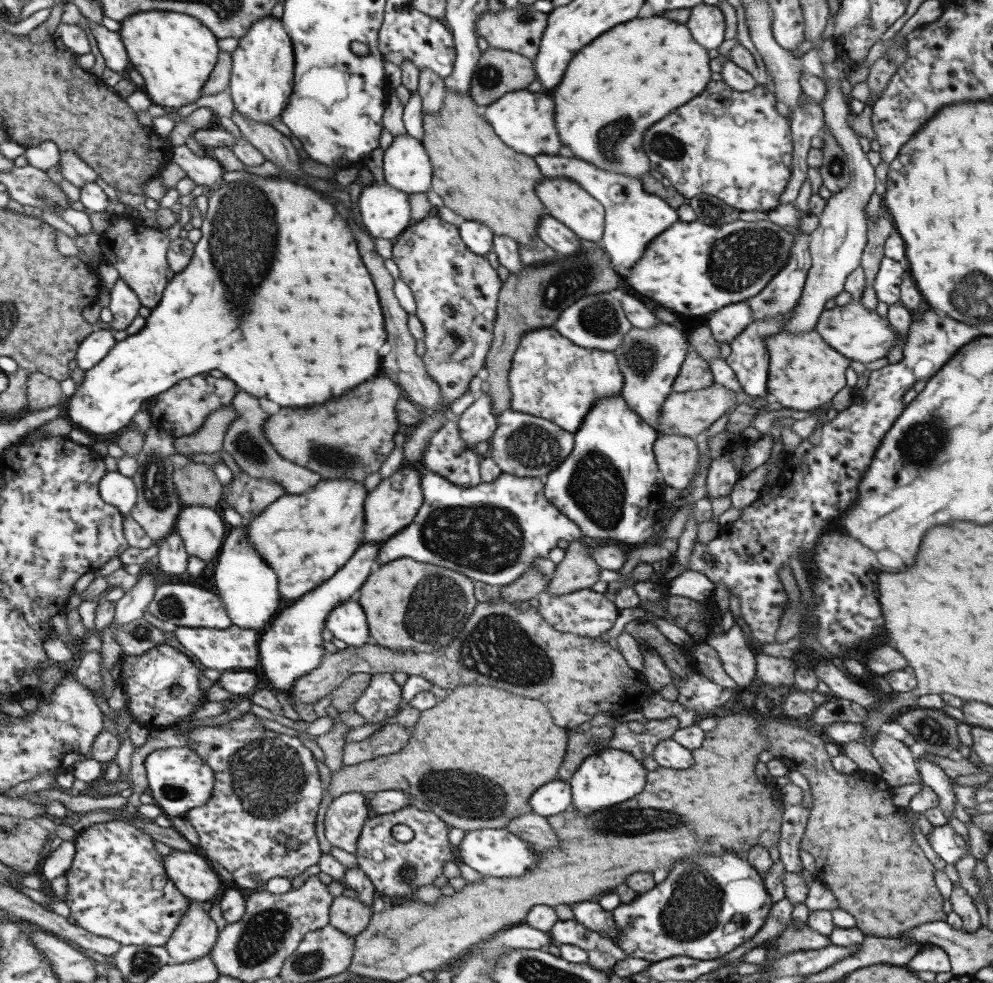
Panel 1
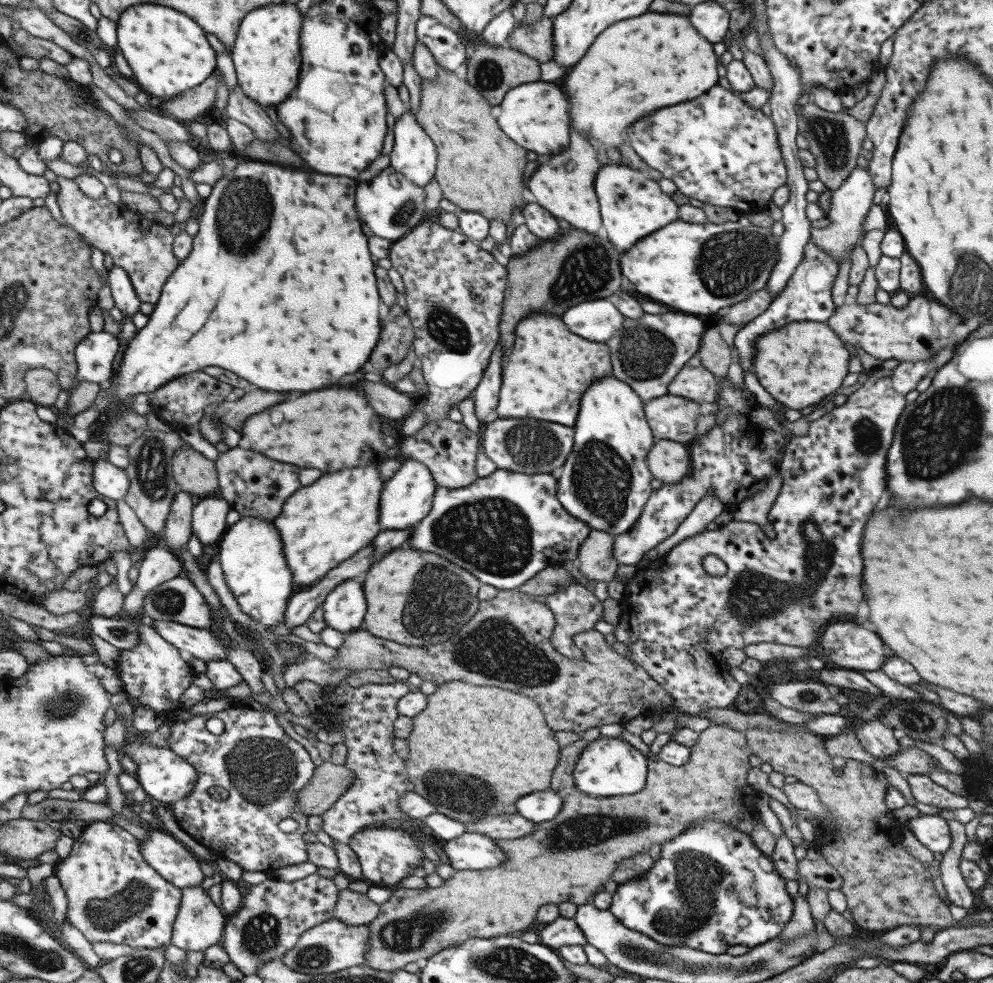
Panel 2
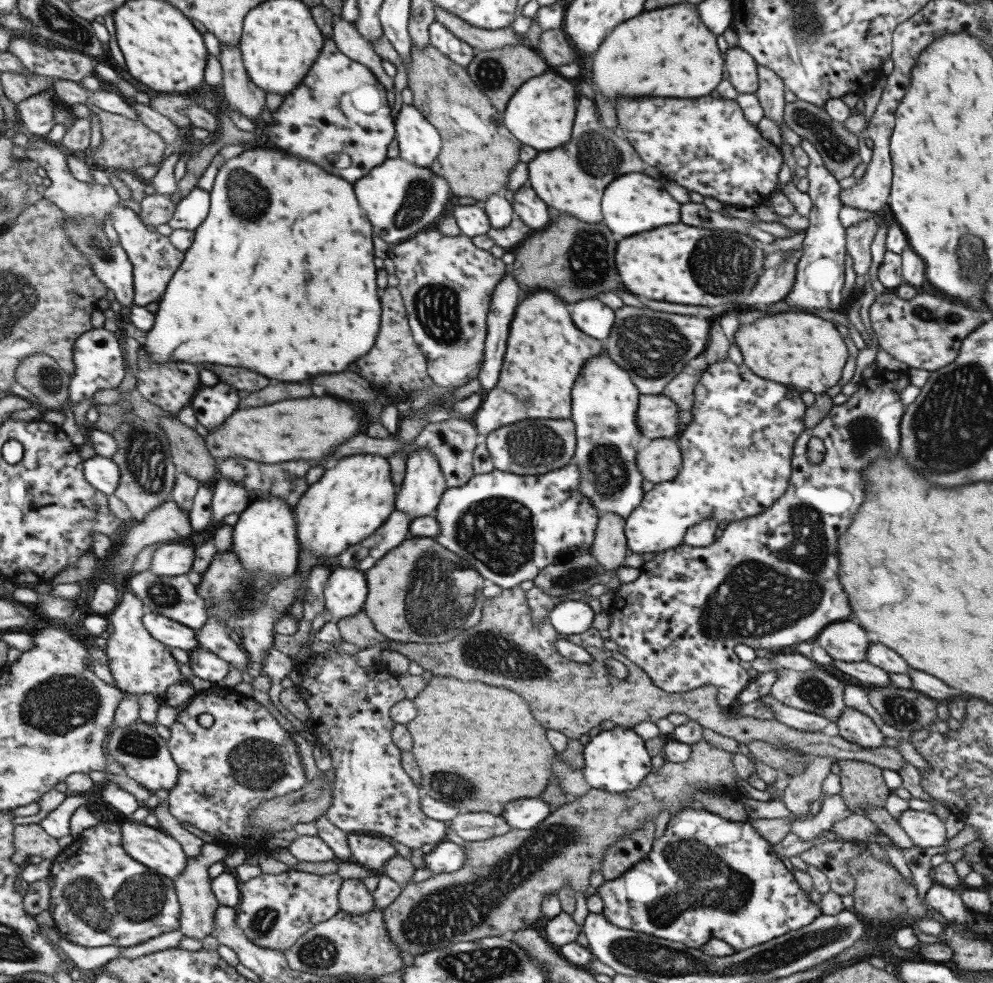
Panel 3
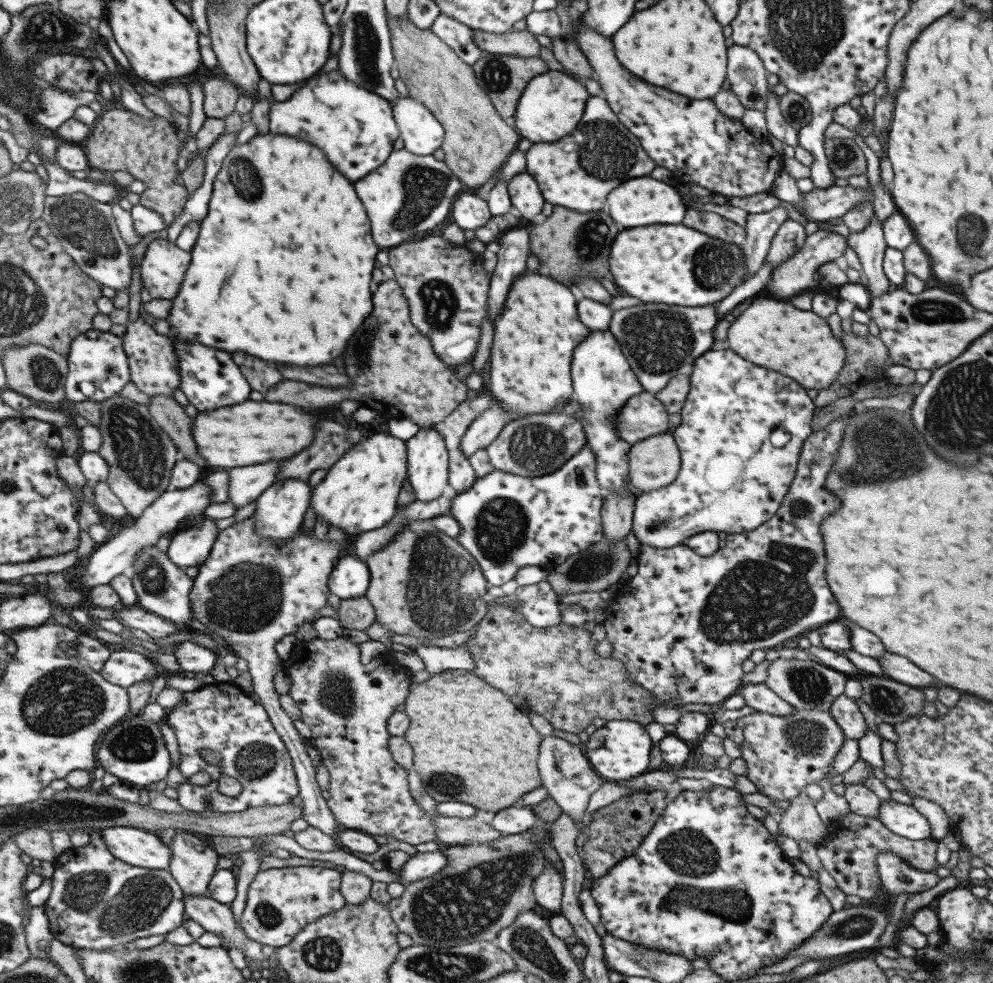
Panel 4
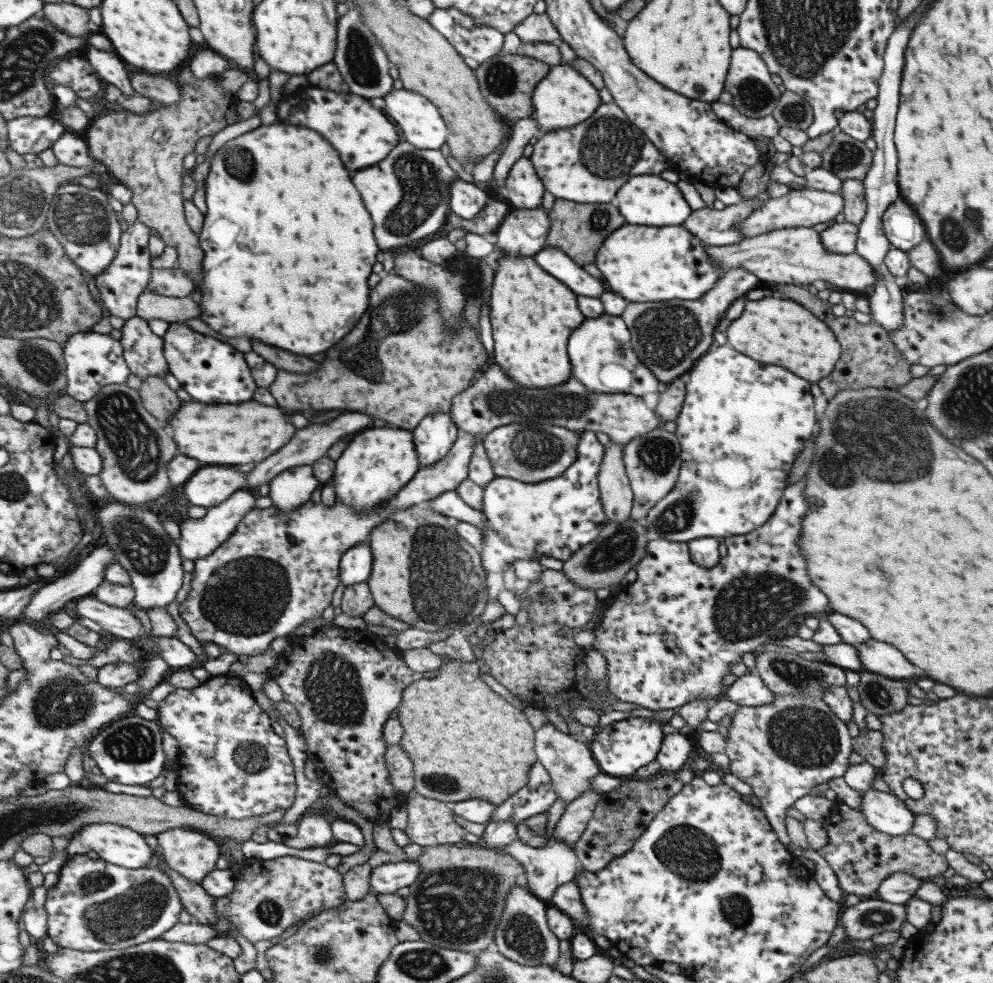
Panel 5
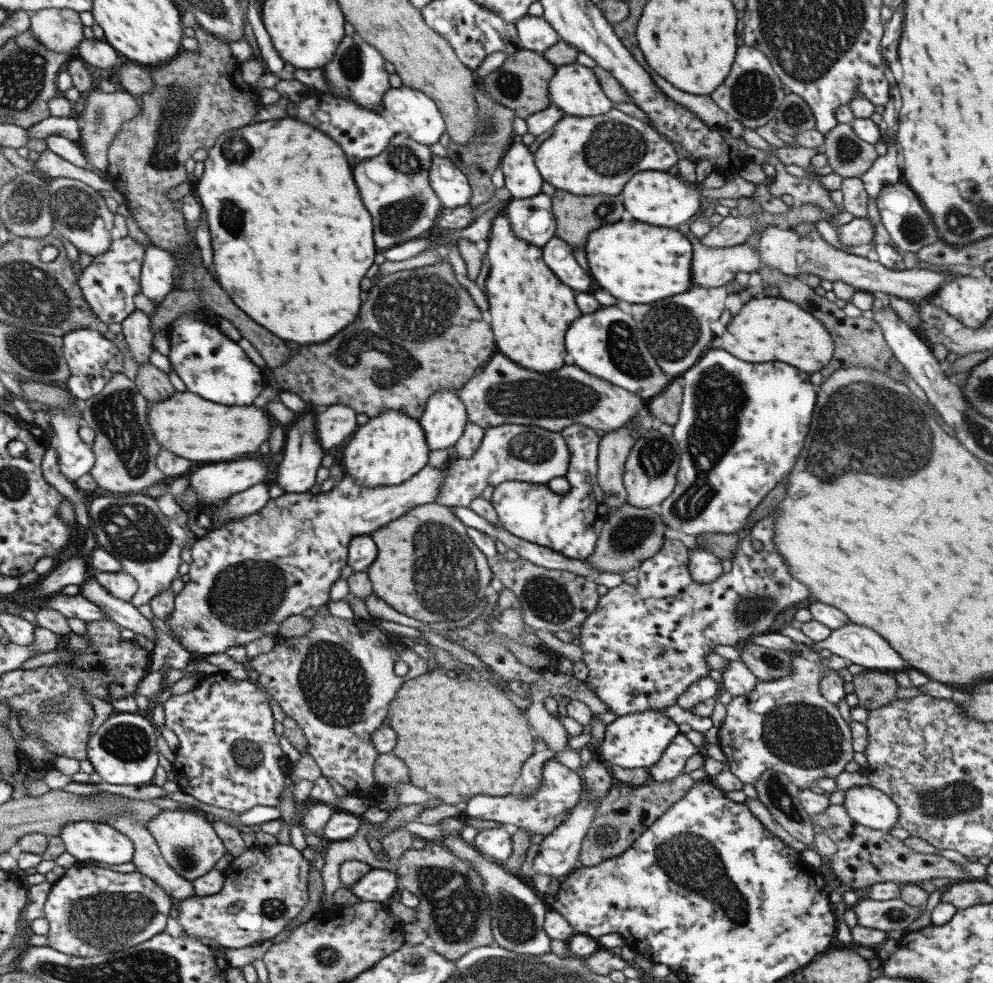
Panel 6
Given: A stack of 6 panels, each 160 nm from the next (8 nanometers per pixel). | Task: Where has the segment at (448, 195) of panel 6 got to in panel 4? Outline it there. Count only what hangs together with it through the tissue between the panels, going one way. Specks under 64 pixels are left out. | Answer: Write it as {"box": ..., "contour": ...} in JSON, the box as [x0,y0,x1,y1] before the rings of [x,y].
{"box":[450,192,491,231],"contour":[[[461,192],[454,198],[450,213],[457,226],[473,231],[475,227],[483,226],[491,215],[486,200],[471,192]]]}

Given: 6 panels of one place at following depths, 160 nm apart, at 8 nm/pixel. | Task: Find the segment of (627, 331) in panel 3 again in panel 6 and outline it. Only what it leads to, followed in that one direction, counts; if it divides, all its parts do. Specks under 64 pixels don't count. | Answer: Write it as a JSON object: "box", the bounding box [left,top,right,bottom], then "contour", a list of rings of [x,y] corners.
{"box":[631,272,750,380],"contour":[[[735,272],[731,281],[717,288],[691,287],[683,294],[675,294],[671,298],[663,298],[659,302],[651,302],[649,310],[647,306],[631,306],[631,316],[643,330],[643,336],[647,342],[648,351],[654,356],[655,363],[665,376],[670,380],[685,373],[700,356],[710,348],[711,338],[714,334],[709,329],[709,324],[718,320],[725,308],[724,300],[727,295],[735,293],[735,287],[745,288],[750,275],[747,272]]]}

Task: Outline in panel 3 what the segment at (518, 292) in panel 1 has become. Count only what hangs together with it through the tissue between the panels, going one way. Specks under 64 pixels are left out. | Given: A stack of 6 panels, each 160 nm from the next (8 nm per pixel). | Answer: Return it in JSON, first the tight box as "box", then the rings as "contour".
{"box":[509,213,619,303],"contour":[[[565,213],[547,223],[541,230],[531,232],[514,248],[514,261],[509,267],[520,286],[519,298],[533,289],[551,291],[563,302],[575,303],[619,284],[613,254],[617,240],[601,220],[593,224],[580,221]]]}

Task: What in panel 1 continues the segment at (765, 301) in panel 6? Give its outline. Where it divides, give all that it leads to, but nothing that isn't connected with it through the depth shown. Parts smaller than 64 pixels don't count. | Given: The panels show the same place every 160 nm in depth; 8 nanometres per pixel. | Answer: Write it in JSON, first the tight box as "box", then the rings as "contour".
{"box":[761,330,849,410],"contour":[[[815,330],[803,334],[775,334],[761,339],[768,354],[766,392],[782,407],[813,410],[829,402],[845,386],[844,372],[849,360],[819,338]]]}

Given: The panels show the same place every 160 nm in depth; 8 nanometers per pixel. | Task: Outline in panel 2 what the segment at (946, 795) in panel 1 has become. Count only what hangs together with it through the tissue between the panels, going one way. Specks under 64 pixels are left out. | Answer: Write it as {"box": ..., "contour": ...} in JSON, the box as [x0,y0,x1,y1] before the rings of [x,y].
{"box":[938,818,975,910],"contour":[[[957,818],[945,820],[945,822],[949,828],[951,846],[947,848],[947,852],[941,855],[941,861],[938,862],[940,879],[950,904],[967,910],[967,908],[973,908],[975,896],[973,896],[973,891],[965,884],[958,867],[959,858],[961,858],[960,855],[966,843],[965,833],[963,832],[964,825],[959,824]]]}

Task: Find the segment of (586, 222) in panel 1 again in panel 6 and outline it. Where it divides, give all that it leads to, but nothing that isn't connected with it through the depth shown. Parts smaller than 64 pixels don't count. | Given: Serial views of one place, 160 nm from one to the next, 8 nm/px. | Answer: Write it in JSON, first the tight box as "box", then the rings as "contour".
{"box":[532,106,678,195],"contour":[[[614,106],[605,114],[597,116],[563,115],[552,129],[551,135],[532,153],[534,165],[543,181],[557,190],[564,190],[574,195],[619,194],[621,188],[625,186],[625,182],[619,182],[619,176],[623,180],[629,180],[635,172],[641,170],[666,172],[678,160],[673,147],[651,125],[619,111]]]}

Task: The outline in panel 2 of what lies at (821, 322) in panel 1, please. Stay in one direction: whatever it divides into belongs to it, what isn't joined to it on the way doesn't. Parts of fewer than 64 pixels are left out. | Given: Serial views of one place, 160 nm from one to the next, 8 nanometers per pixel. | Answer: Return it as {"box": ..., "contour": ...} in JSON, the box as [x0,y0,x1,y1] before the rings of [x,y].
{"box":[824,294,959,362],"contour":[[[917,294],[916,297],[911,297],[907,306],[901,310],[890,304],[877,302],[866,306],[842,305],[835,308],[835,313],[824,323],[835,332],[839,342],[857,346],[875,359],[915,362],[925,361],[947,346],[956,346],[953,331],[955,326],[959,326],[959,320],[959,316],[939,302],[927,300],[923,295]]]}

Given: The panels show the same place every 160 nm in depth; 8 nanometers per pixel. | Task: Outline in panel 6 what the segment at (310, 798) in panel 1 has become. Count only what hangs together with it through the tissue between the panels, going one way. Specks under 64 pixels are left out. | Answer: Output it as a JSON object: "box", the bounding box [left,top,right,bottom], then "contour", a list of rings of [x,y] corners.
{"box":[161,671,289,813],"contour":[[[217,671],[201,678],[193,690],[170,696],[161,704],[164,725],[178,738],[171,763],[177,788],[199,802],[235,813],[245,813],[253,806],[275,807],[279,804],[289,761],[279,749],[273,733],[273,717],[265,694],[248,680],[233,679],[229,673]]]}

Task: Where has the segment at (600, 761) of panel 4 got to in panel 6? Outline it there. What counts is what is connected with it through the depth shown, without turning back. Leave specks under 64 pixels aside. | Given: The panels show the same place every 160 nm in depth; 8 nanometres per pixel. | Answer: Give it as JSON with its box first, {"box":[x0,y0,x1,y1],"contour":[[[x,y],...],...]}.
{"box":[596,710,679,769],"contour":[[[644,710],[640,713],[615,717],[605,725],[603,741],[598,748],[599,755],[596,756],[604,764],[609,763],[628,769],[648,767],[657,762],[671,739],[679,733],[677,725],[665,711]]]}

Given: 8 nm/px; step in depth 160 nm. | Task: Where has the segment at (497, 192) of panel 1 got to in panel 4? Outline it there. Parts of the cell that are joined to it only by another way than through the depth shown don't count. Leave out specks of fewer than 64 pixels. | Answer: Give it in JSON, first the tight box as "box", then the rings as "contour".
{"box":[386,12,521,186],"contour":[[[387,12],[386,25],[392,57],[409,97],[423,103],[427,110],[431,110],[435,120],[441,122],[444,130],[440,144],[444,152],[442,161],[462,182],[462,186],[481,186],[498,172],[516,149],[521,136],[510,123],[503,122],[495,114],[494,106],[478,85],[472,67],[465,64],[431,29],[417,28],[407,14],[396,19]]]}

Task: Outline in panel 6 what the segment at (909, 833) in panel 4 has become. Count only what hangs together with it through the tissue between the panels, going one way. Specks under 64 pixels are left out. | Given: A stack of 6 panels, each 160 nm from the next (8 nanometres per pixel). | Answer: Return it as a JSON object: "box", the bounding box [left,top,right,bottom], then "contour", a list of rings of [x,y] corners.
{"box":[841,786,899,832],"contour":[[[871,786],[847,788],[841,806],[855,823],[872,830],[888,832],[899,816],[895,802]]]}

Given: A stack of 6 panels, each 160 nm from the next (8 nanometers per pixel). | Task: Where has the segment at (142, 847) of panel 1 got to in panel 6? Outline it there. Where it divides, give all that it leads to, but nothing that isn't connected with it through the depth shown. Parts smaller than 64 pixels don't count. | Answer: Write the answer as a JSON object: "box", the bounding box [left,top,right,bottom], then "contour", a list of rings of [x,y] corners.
{"box":[43,864,171,957],"contour":[[[74,864],[50,885],[43,905],[48,930],[46,945],[69,956],[89,957],[120,951],[164,932],[171,910],[170,896],[139,871],[119,873]]]}

